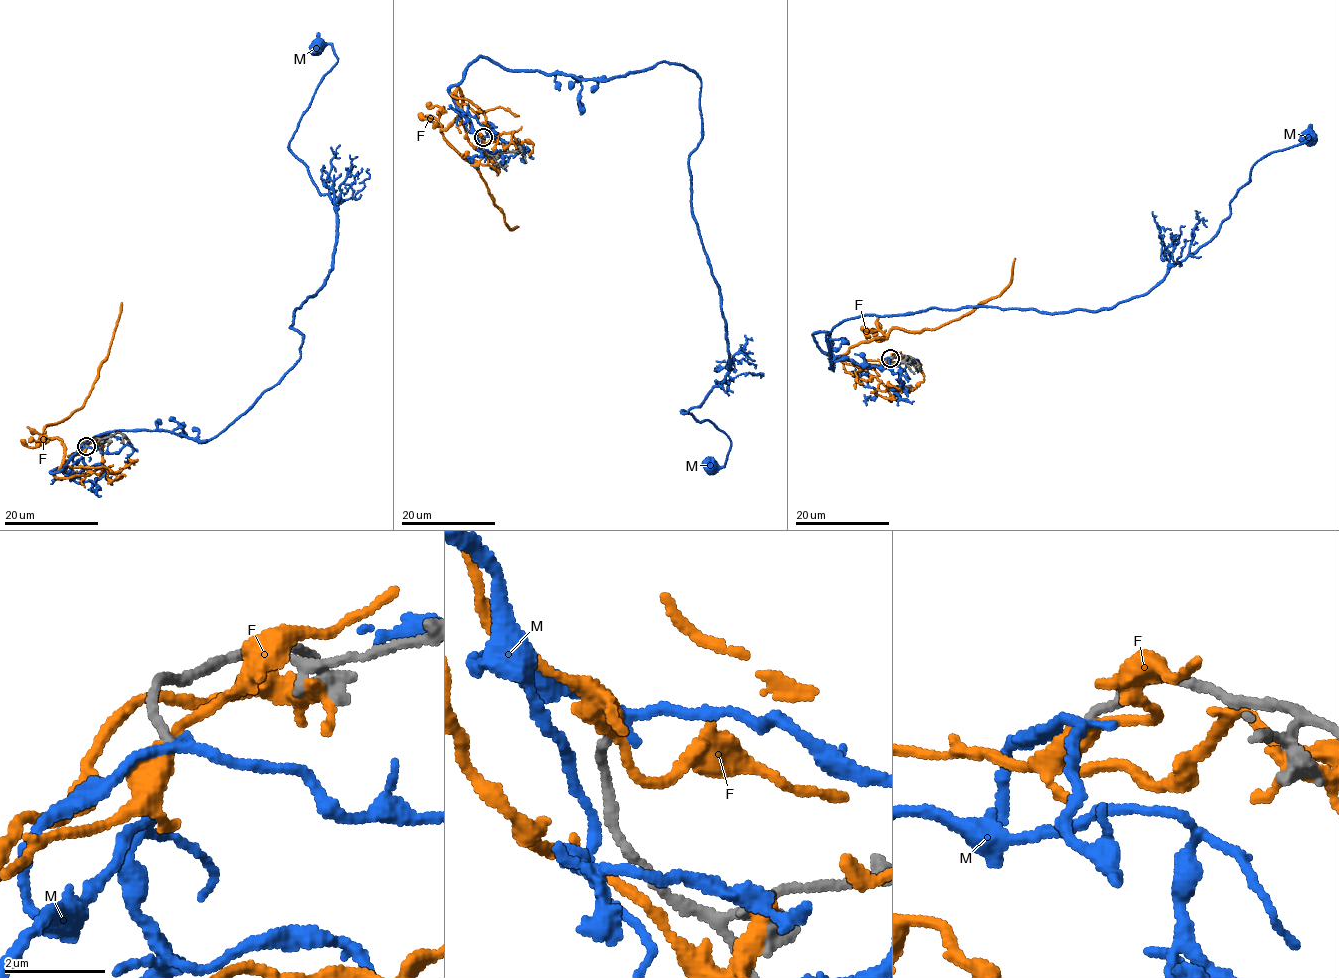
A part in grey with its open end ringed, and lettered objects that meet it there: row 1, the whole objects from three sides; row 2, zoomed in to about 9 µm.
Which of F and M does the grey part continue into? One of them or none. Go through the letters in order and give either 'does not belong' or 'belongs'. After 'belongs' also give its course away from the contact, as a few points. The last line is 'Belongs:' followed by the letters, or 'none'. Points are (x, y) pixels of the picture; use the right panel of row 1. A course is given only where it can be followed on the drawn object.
F: does not belong
M: does not belong
Belongs: none

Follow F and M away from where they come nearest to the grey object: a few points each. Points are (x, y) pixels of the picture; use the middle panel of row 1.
F: (483, 137), (461, 115), (457, 88), (462, 104), (441, 132), (443, 138), (477, 169), (509, 228), (518, 226)
M: (483, 137), (449, 89), (479, 57), (700, 79), (691, 212), (729, 370), (682, 412), (728, 436), (708, 464)

